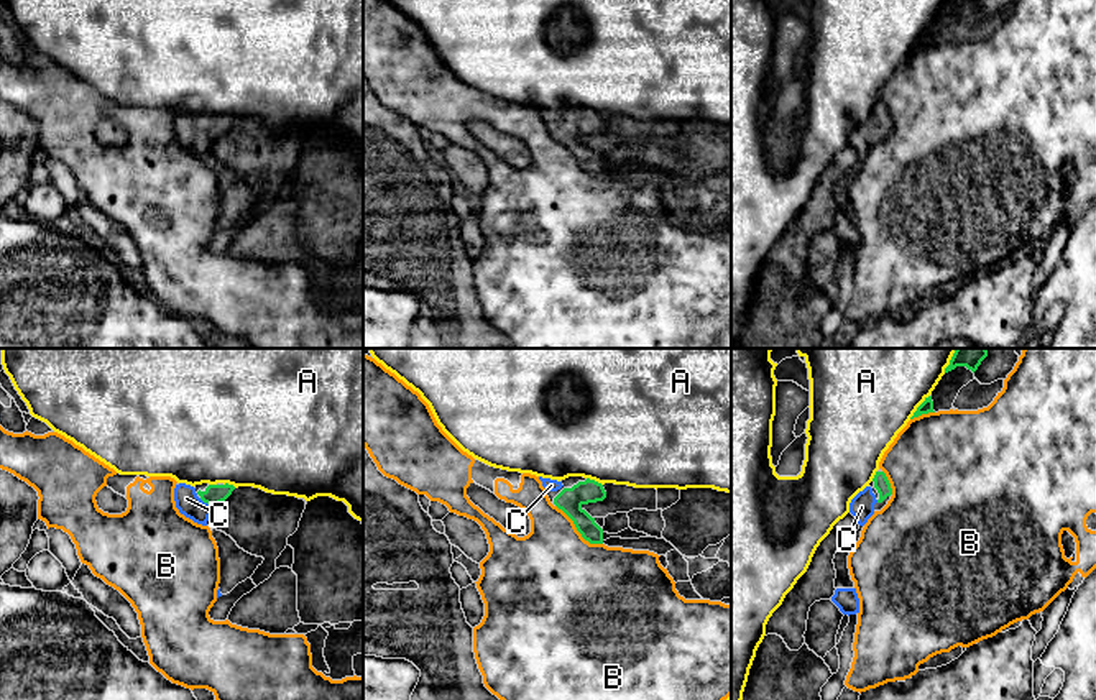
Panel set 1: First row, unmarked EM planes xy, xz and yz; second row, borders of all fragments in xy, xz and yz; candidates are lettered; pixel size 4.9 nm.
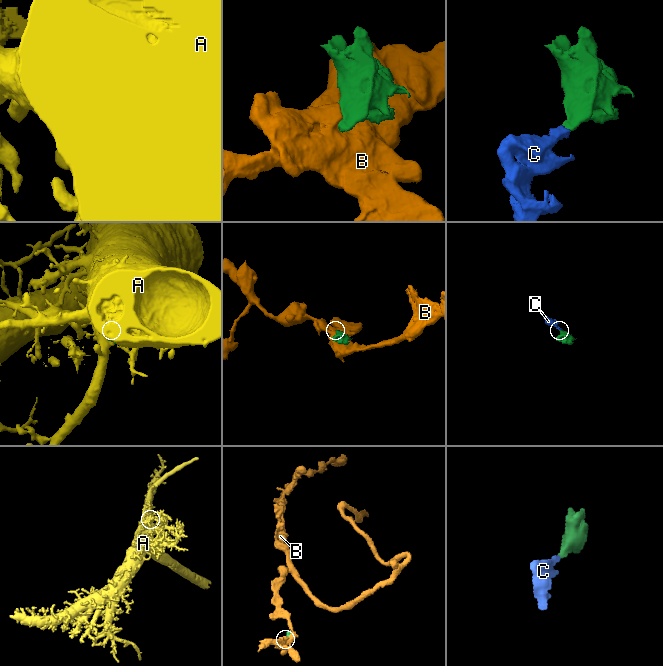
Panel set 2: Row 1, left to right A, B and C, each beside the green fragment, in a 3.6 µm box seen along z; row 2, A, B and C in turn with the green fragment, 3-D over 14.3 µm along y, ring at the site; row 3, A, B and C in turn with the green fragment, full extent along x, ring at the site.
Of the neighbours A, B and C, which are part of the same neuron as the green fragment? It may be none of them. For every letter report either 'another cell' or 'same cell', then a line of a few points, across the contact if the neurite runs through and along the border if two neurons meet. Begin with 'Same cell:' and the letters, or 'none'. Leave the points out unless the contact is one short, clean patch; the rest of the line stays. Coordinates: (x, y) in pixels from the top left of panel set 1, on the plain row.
Same cell: C
A: another cell
B: another cell
C: same cell | xy (214, 125), (204, 133), (189, 133), (186, 130)

